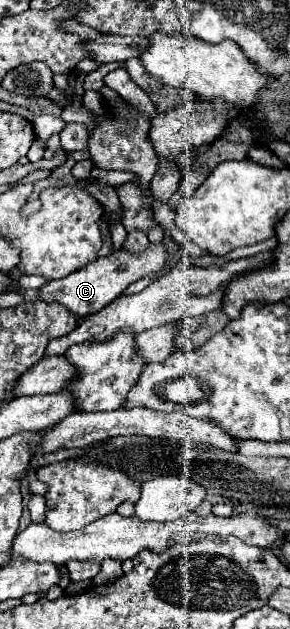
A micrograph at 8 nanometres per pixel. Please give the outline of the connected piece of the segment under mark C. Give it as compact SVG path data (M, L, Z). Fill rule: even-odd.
M162 243L158 245L150 245L144 253L140 255L132 255L128 251L112 251L106 257L98 257L96 261L88 263L86 267L70 273L64 279L56 279L56 281L48 281L38 289L38 299L40 301L58 301L60 305L64 305L70 313L74 313L78 319L98 313L102 307L106 307L108 303L112 303L114 299L118 299L126 287L154 271L160 271L164 267L166 261L166 249Z

